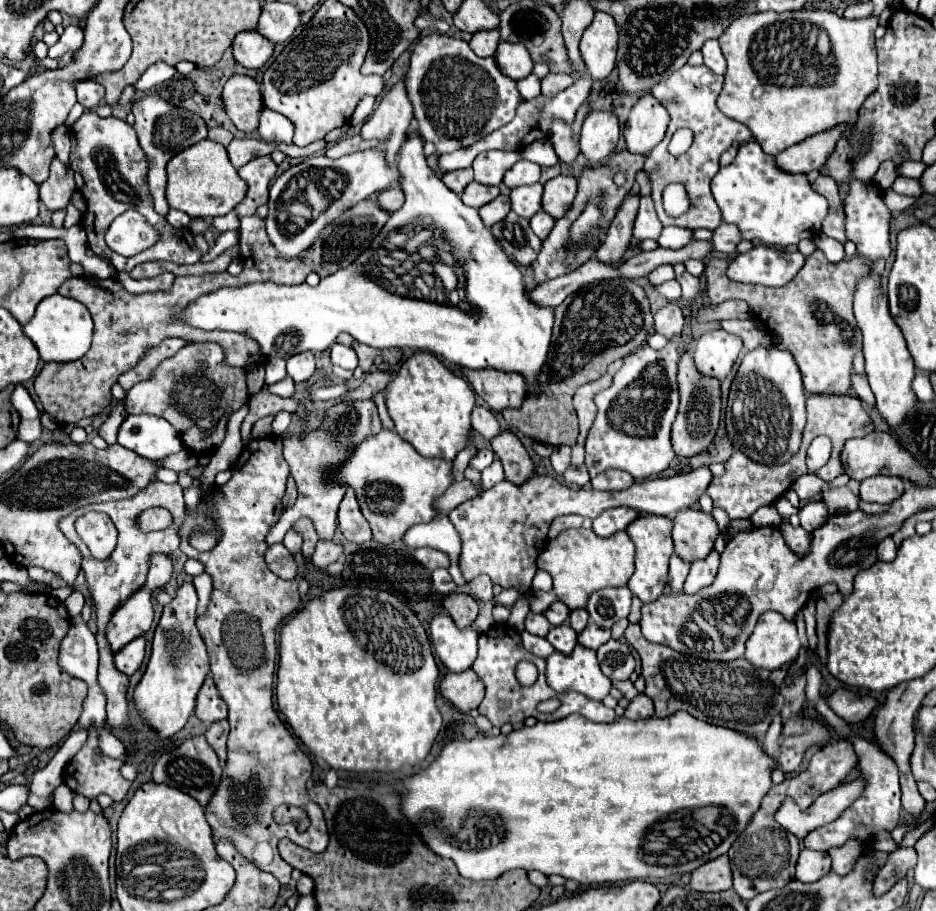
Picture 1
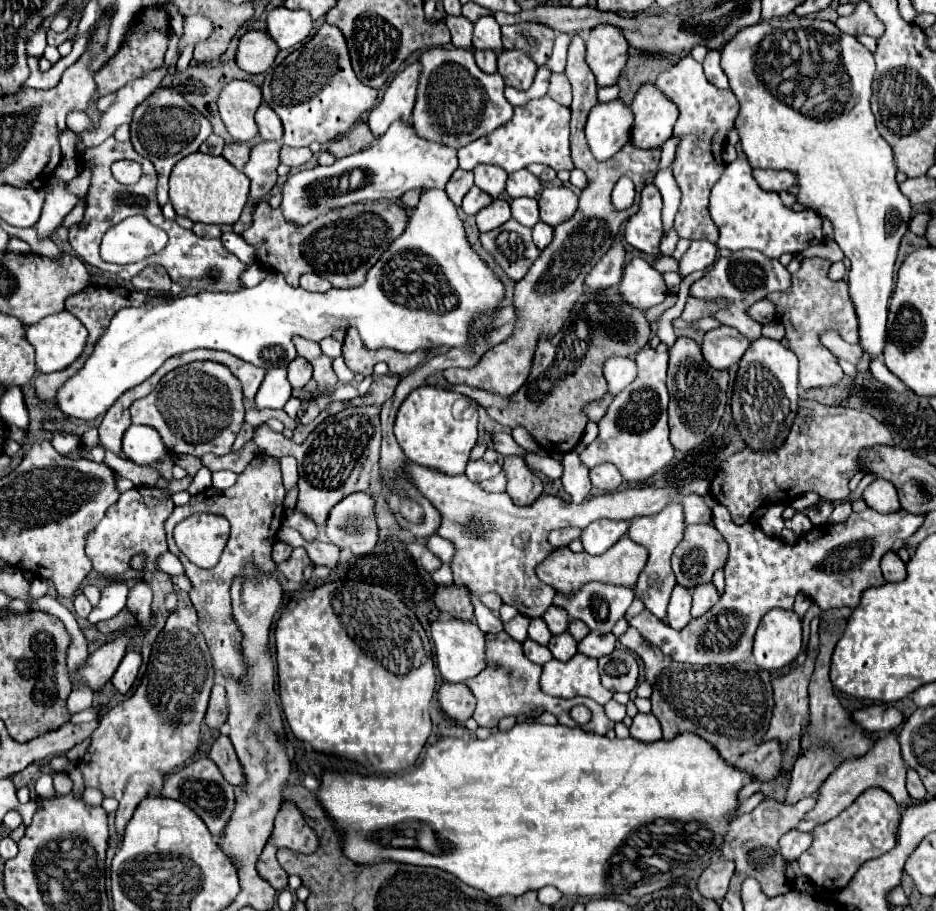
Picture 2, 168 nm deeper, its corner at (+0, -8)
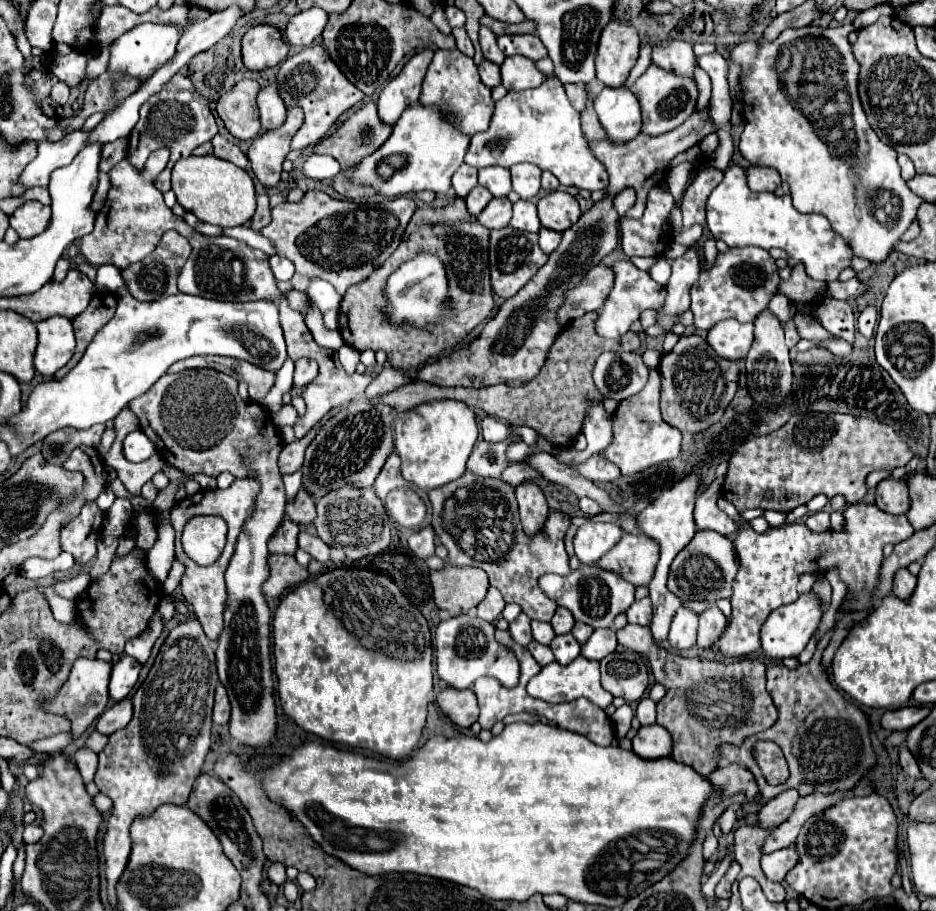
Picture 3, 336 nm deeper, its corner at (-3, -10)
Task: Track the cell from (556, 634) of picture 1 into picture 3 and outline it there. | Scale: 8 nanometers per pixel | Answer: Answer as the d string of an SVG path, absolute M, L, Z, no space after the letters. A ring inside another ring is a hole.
M566 634L566 636L556 636L550 644L550 650L554 652L560 664L570 664L580 654L580 644L572 634Z

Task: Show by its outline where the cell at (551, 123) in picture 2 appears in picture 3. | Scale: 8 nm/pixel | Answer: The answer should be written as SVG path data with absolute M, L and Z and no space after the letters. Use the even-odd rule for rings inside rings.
M548 78L534 90L508 92L502 100L498 100L490 128L470 138L464 162L474 168L510 168L518 162L530 162L542 170L550 170L560 184L590 192L602 190L608 180L604 166L592 156L582 136L580 114L570 106L566 92L556 78Z

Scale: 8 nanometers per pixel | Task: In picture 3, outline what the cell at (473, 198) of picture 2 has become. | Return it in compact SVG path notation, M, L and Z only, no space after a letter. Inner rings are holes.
M476 186L476 188L466 196L466 208L468 208L468 212L470 212L472 216L478 216L478 214L488 206L490 200L492 200L492 194L490 194L486 188Z

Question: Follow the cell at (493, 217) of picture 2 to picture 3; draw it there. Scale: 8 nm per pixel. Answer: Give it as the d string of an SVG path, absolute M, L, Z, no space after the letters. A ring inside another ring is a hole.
M492 198L486 210L478 216L478 222L488 230L506 228L512 218L512 202L508 198Z

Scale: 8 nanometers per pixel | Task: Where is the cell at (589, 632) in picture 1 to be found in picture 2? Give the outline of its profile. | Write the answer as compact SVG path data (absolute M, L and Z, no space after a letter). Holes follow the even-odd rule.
M593 630L585 636L585 640L581 640L577 644L577 648L581 654L585 654L589 658L601 658L601 656L607 656L613 652L615 642L617 642L617 638L611 632L603 634L599 630Z

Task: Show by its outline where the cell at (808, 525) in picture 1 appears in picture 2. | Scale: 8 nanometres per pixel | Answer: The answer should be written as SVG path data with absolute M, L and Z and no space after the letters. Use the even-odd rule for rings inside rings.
M819 502L819 504L815 504L815 506L809 508L807 516L809 516L809 520L811 520L815 526L819 526L819 524L825 524L825 522L827 522L829 514L833 512L833 508L835 508L833 502Z

